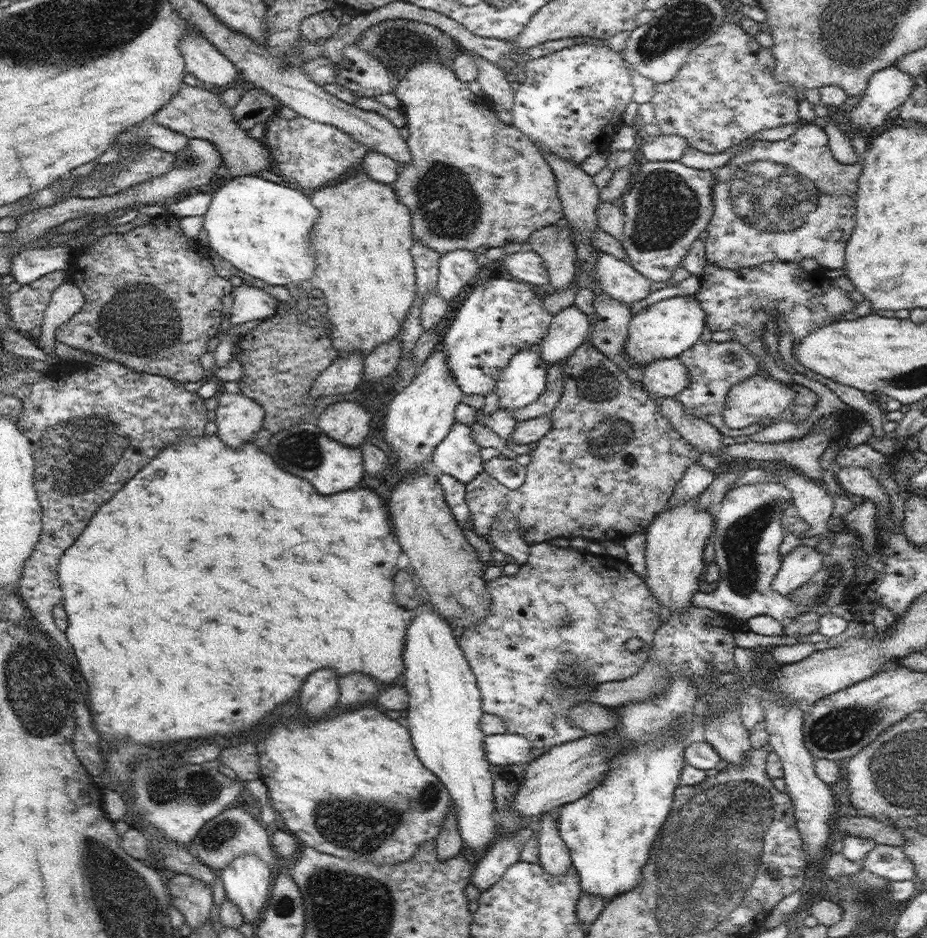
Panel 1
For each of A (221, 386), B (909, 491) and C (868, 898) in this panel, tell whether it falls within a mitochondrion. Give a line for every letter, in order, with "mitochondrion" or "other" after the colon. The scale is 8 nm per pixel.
A: other
B: other
C: mitochondrion

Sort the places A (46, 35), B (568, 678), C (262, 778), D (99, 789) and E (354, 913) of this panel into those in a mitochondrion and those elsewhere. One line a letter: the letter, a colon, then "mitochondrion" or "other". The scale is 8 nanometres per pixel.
A: mitochondrion
B: mitochondrion
C: other
D: other
E: mitochondrion

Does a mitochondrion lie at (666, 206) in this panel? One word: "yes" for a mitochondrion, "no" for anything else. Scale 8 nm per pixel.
yes

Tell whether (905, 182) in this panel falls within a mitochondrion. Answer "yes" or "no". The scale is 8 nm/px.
no

